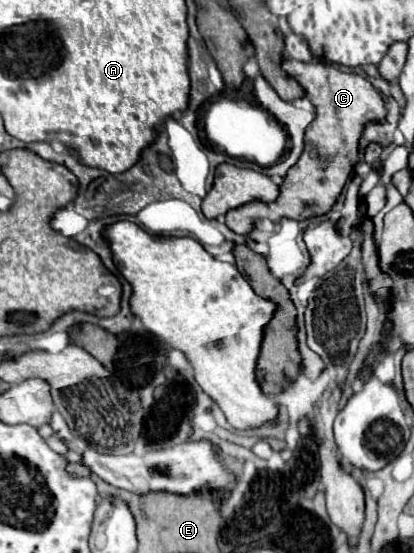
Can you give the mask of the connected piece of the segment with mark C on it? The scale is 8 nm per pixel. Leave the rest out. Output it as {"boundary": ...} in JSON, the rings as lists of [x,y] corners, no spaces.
{"boundary":[[[285,59],[283,69],[299,81],[299,85],[307,91],[307,97],[313,101],[313,105],[317,105],[317,117],[305,133],[305,153],[301,155],[301,161],[297,161],[297,165],[293,165],[283,179],[281,197],[269,205],[253,201],[253,205],[227,213],[227,227],[239,235],[249,235],[259,219],[279,223],[283,217],[305,221],[327,215],[341,197],[345,181],[351,177],[353,167],[359,161],[359,139],[365,125],[371,121],[383,123],[387,115],[379,89],[375,89],[365,77],[342,71],[336,65],[321,60],[301,63]]]}

